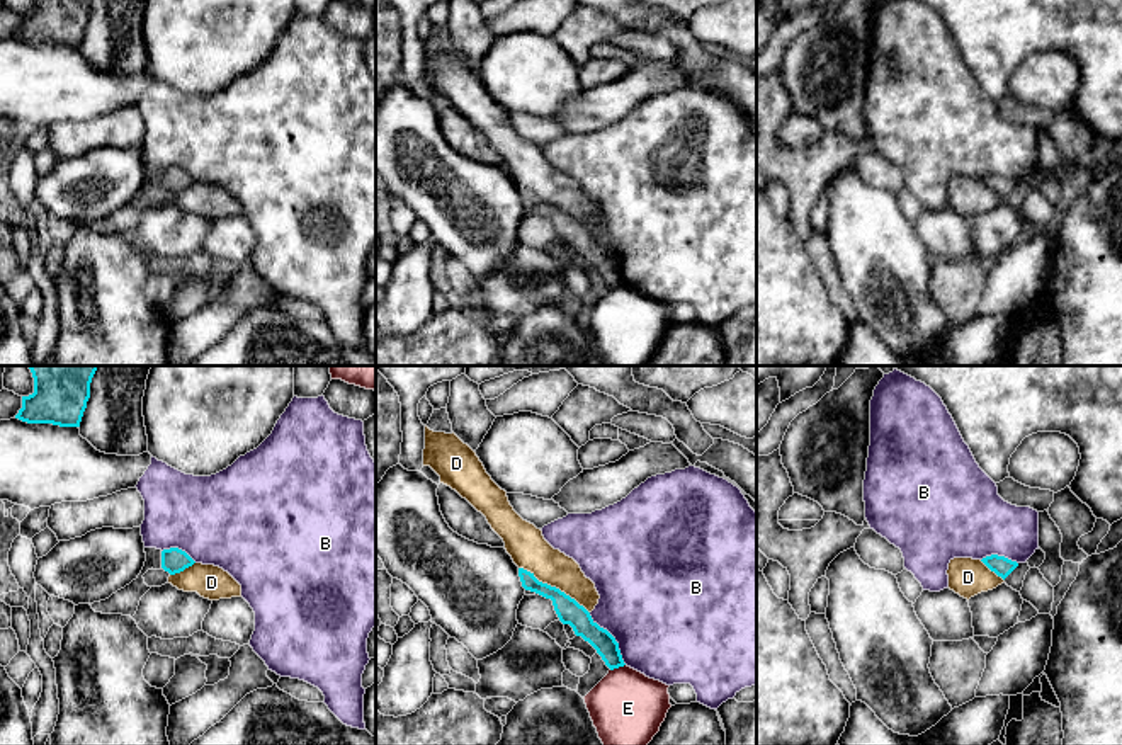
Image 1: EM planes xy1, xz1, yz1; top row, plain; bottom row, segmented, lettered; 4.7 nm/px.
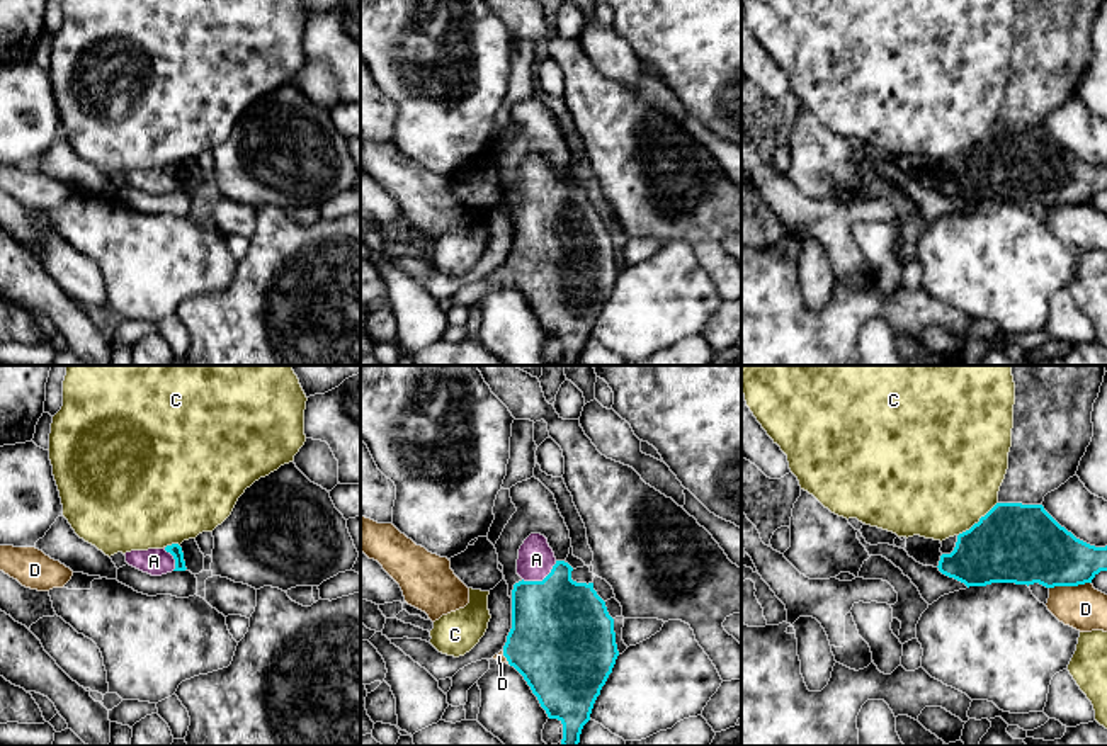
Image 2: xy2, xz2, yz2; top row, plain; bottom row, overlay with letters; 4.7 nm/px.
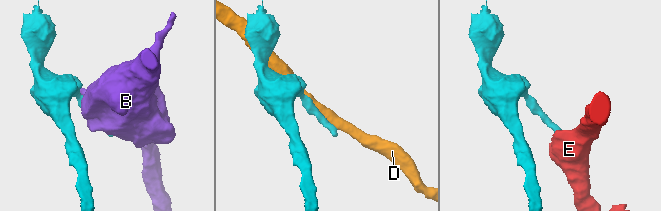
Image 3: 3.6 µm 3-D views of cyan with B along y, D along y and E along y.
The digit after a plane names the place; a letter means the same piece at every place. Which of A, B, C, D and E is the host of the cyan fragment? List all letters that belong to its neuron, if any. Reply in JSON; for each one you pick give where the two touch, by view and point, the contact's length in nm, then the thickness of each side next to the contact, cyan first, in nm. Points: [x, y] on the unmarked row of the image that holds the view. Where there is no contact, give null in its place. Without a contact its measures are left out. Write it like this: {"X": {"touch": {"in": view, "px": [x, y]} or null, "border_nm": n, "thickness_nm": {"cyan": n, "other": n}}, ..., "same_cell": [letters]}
{"A": {"touch": {"in": "xz2", "px": [543, 199]}, "border_nm": 190, "thickness_nm": {"cyan": 460, "other": 170}}, "same_cell": ["A"]}

